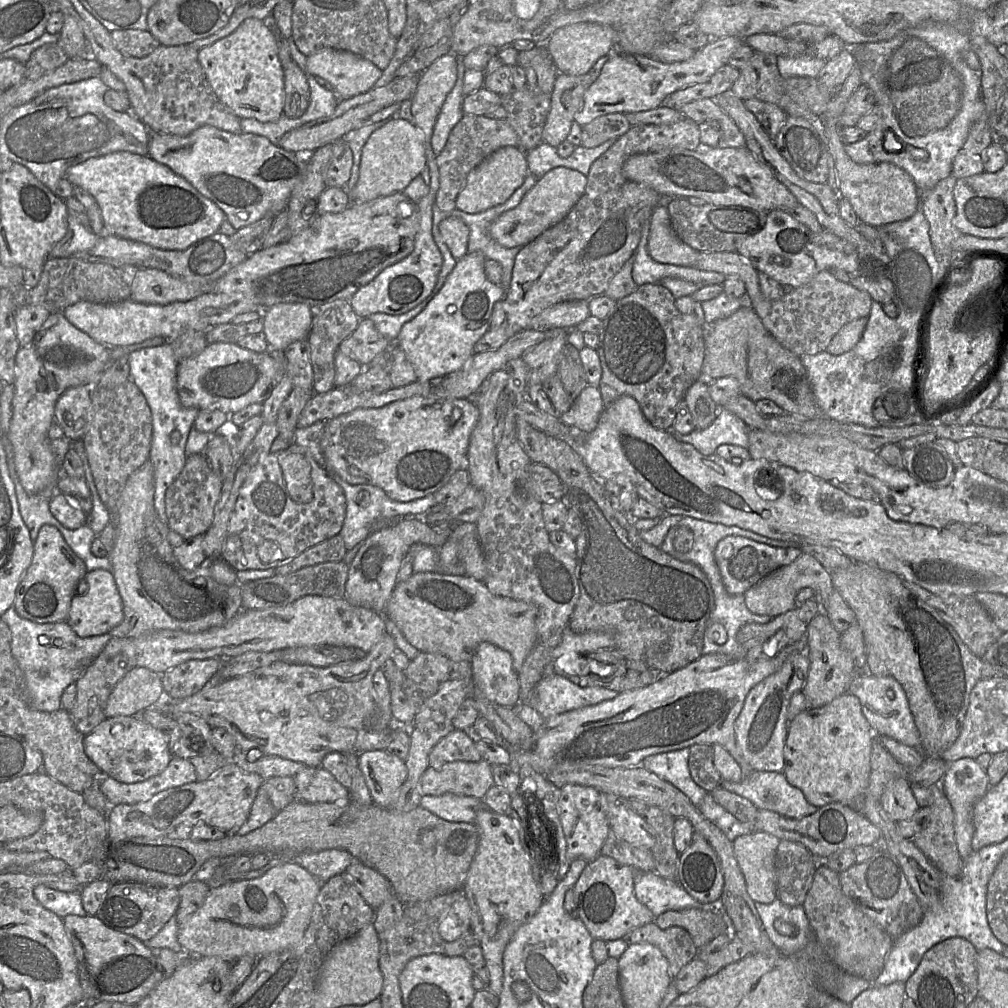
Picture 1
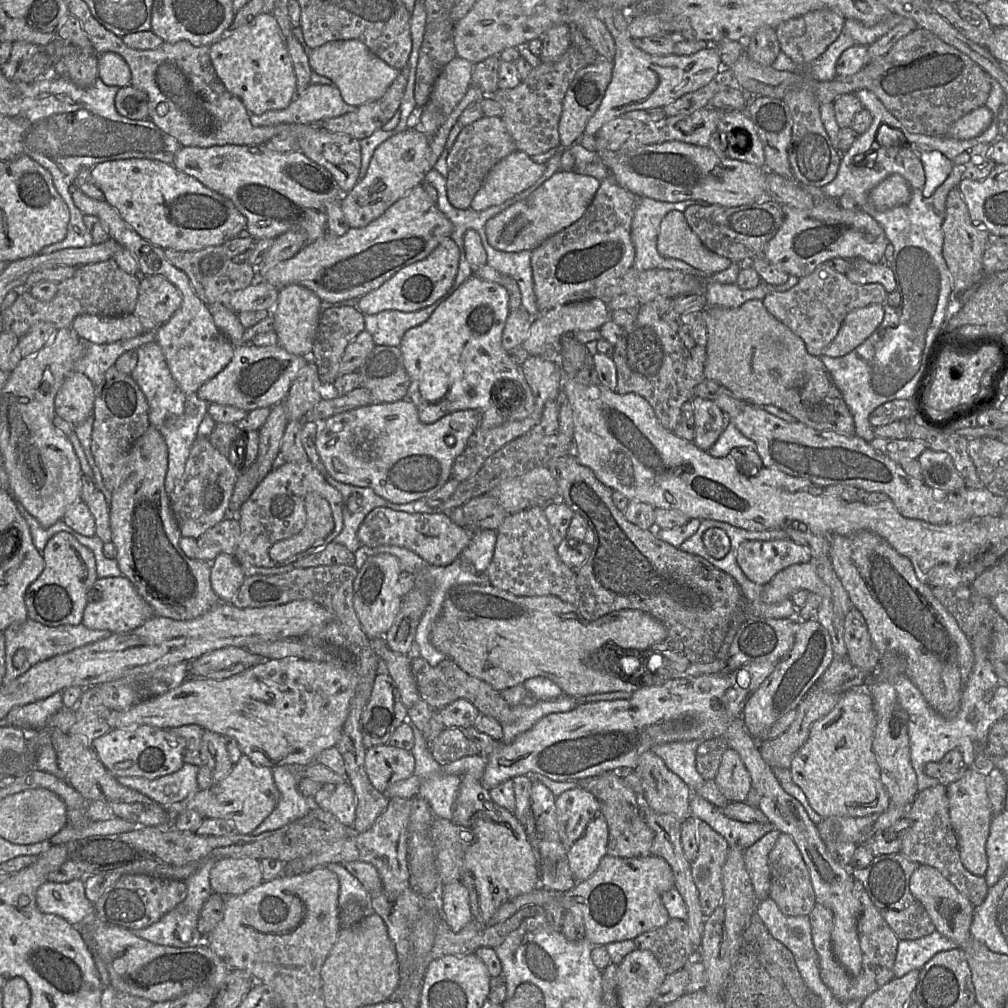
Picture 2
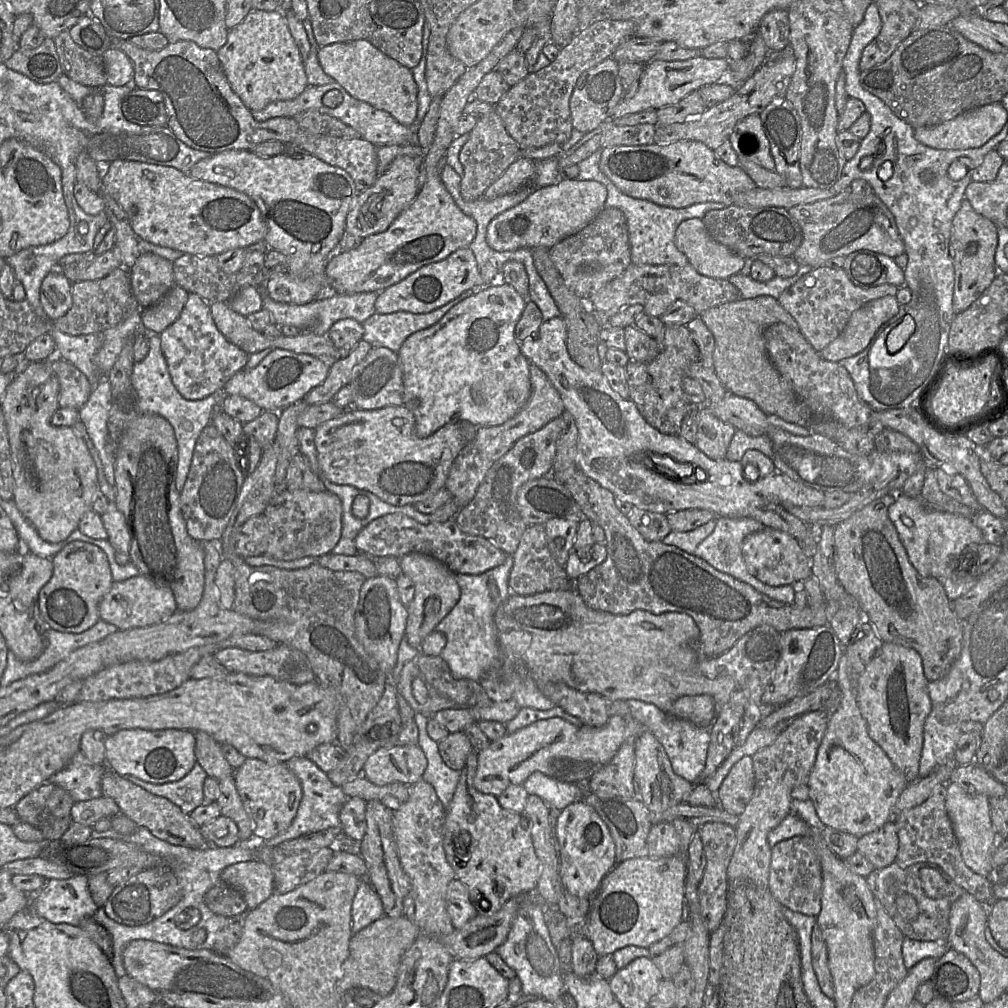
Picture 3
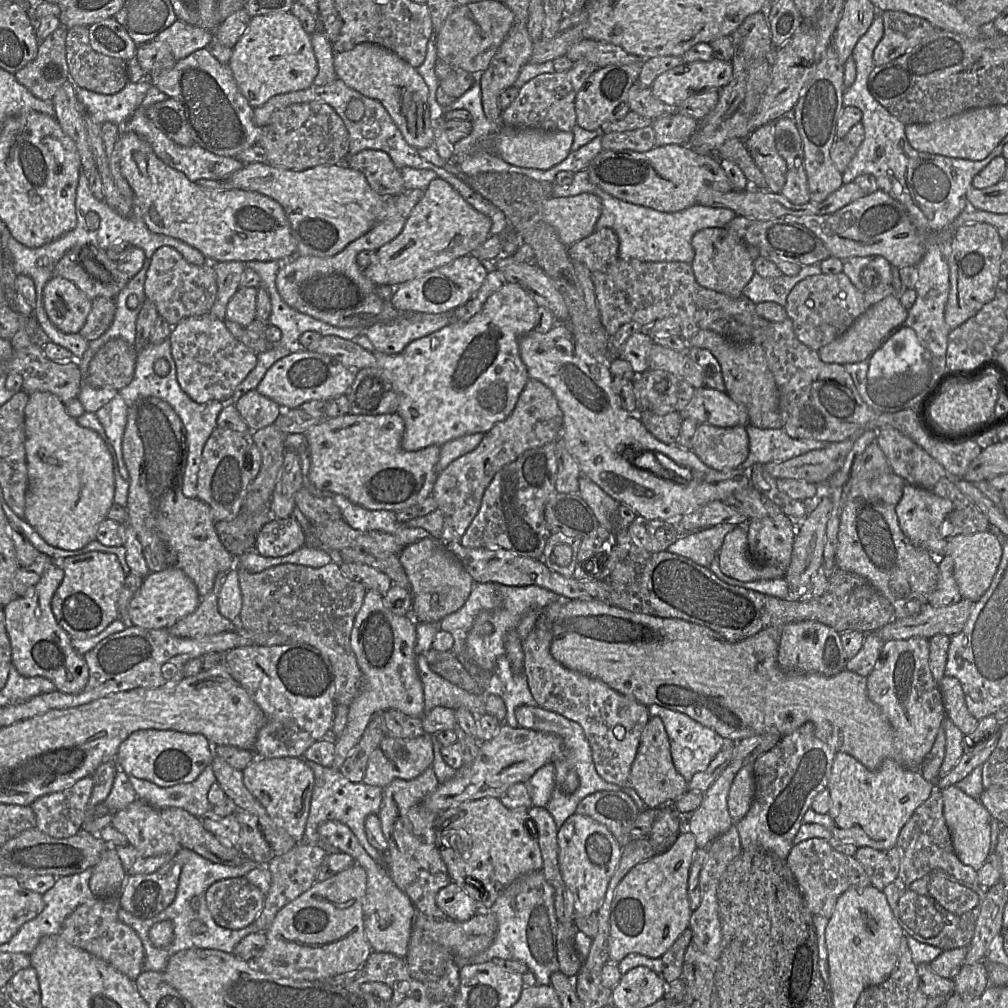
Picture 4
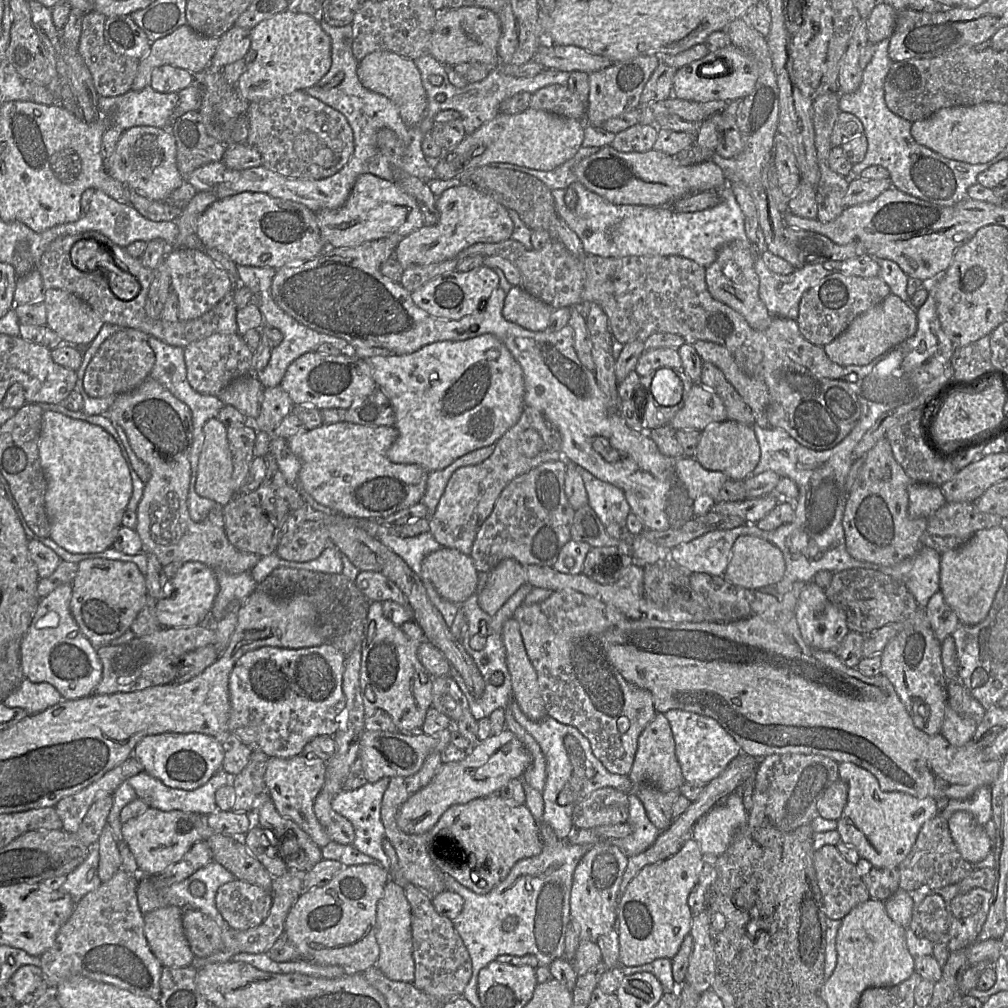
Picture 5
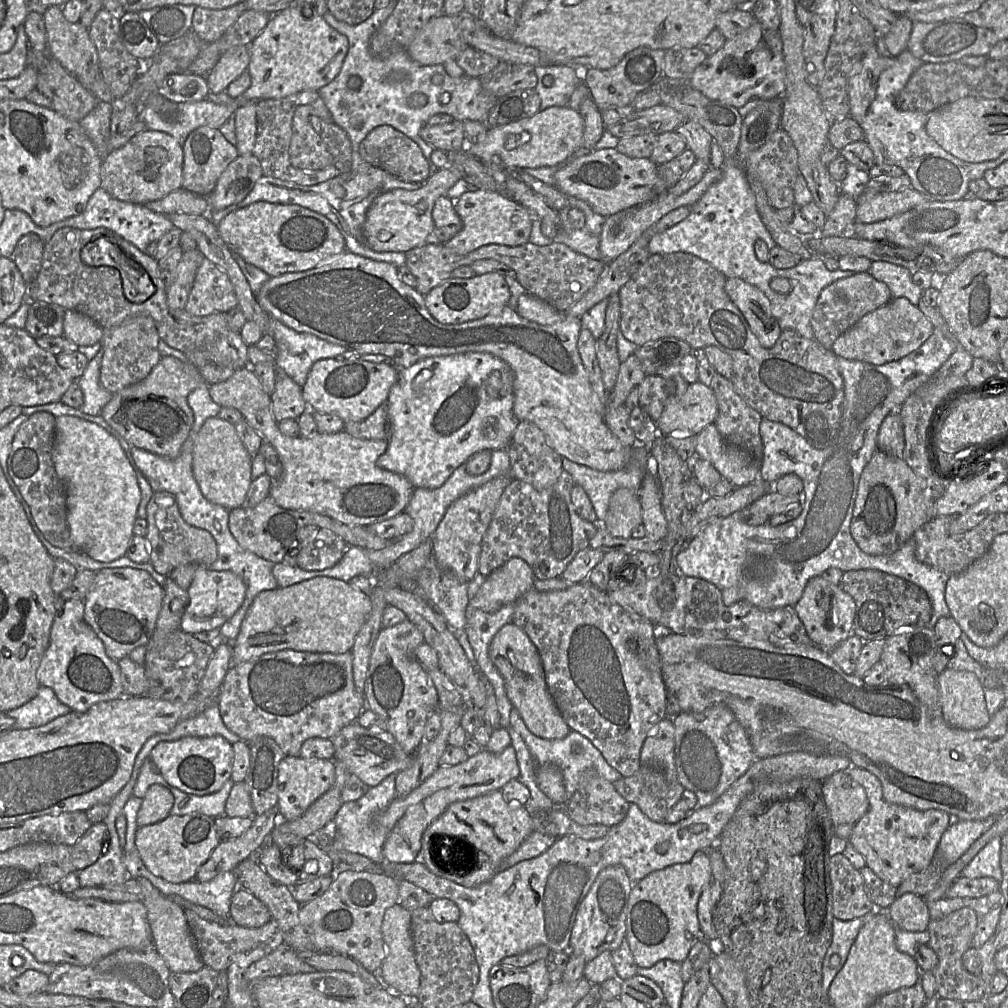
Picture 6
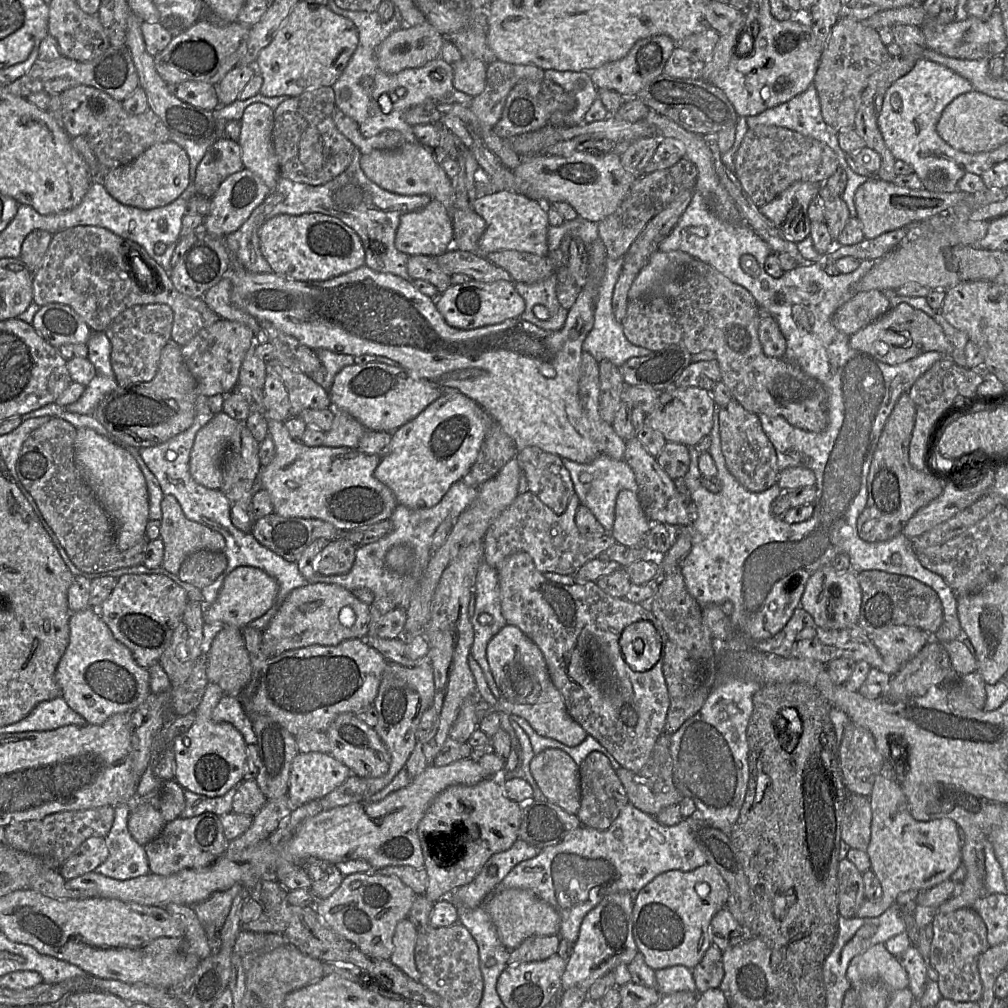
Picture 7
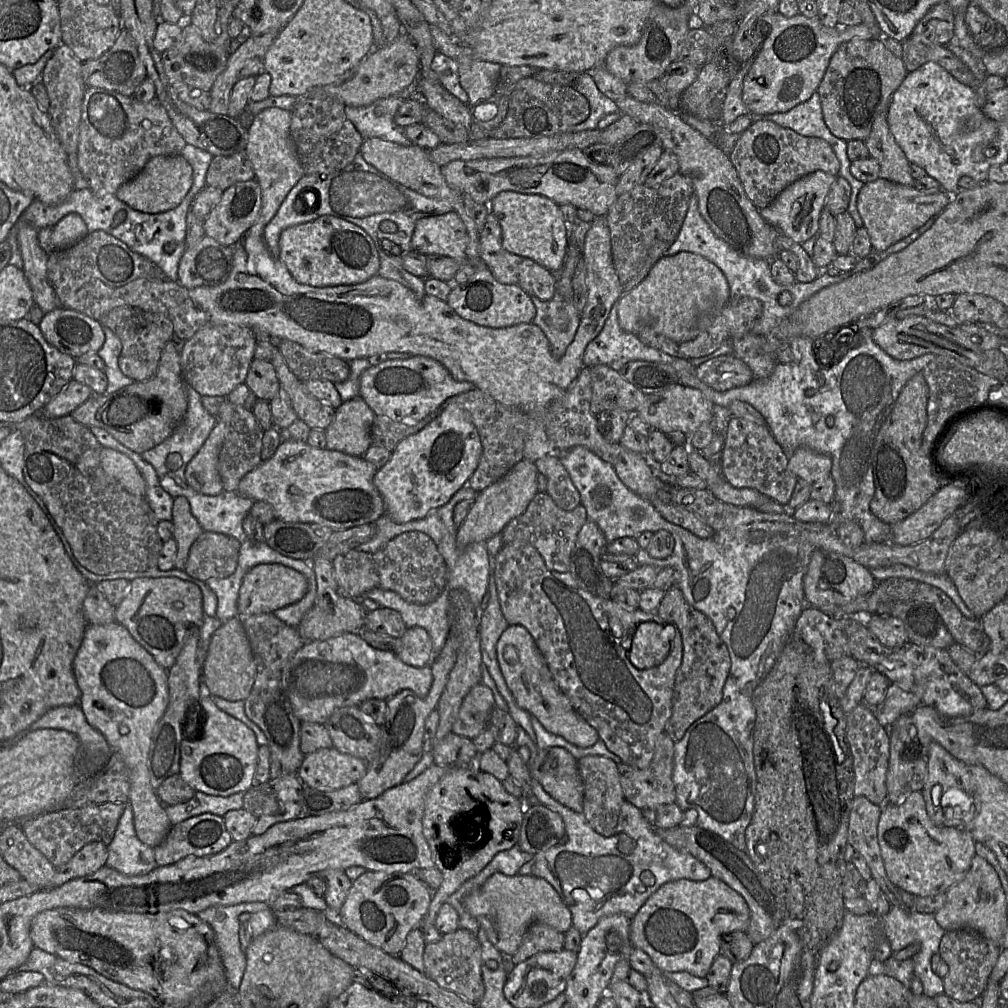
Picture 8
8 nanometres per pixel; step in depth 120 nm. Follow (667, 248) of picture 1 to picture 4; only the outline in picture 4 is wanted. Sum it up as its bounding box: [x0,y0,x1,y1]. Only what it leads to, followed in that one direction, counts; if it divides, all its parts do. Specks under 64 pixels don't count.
[691,228,755,297]

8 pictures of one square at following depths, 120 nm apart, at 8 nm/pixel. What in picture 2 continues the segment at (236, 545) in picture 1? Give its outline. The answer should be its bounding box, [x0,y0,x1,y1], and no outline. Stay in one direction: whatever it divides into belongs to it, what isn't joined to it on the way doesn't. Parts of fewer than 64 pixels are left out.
[233,461,344,567]

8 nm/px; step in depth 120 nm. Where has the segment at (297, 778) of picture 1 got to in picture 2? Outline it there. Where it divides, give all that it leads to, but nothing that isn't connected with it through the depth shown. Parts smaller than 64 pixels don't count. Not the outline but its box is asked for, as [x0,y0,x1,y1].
[311,781,356,828]

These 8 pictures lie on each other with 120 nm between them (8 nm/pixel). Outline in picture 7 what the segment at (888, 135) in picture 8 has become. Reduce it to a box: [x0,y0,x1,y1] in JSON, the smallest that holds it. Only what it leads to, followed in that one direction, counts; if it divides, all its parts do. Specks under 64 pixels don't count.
[854,56,917,183]

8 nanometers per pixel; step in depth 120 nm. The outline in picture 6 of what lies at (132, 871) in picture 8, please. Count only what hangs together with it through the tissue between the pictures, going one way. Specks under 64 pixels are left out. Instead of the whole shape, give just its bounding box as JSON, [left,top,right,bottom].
[77,807,132,887]

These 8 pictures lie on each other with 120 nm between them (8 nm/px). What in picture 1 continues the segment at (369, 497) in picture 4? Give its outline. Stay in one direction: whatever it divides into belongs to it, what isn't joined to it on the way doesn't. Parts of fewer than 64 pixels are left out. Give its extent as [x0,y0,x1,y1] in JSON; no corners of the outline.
[320,396,480,502]

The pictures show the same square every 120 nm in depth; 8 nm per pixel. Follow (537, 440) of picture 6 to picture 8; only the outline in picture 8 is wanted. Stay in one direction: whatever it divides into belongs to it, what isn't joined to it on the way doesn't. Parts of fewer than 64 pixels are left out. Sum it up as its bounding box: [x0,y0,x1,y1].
[534,454,581,511]

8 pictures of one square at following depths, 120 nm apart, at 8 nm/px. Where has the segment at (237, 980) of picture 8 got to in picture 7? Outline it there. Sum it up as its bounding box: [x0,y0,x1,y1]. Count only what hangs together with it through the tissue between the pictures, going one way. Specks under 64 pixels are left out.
[192,884,242,935]

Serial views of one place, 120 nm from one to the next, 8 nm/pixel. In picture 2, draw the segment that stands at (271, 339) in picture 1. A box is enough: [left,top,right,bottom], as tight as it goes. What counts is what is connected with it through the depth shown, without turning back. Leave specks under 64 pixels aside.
[270,284,324,357]

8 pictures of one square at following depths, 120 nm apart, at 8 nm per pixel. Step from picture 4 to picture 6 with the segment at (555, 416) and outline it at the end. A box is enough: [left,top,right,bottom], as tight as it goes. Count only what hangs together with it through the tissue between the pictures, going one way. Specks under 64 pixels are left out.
[433,476,512,583]

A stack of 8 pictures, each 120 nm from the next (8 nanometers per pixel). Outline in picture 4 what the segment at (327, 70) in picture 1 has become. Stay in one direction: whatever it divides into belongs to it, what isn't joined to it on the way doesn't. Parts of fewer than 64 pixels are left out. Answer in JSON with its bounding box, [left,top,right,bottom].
[334,42,434,149]

